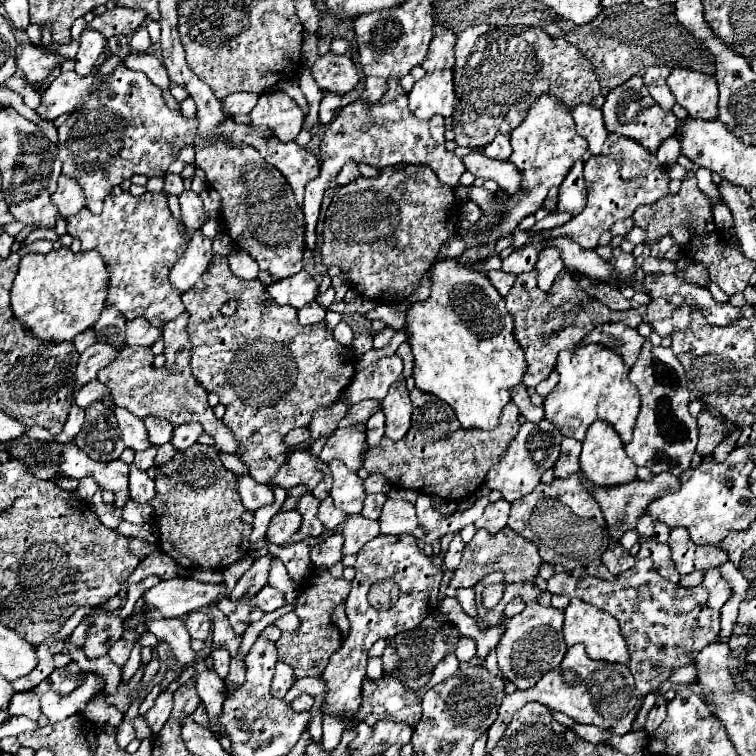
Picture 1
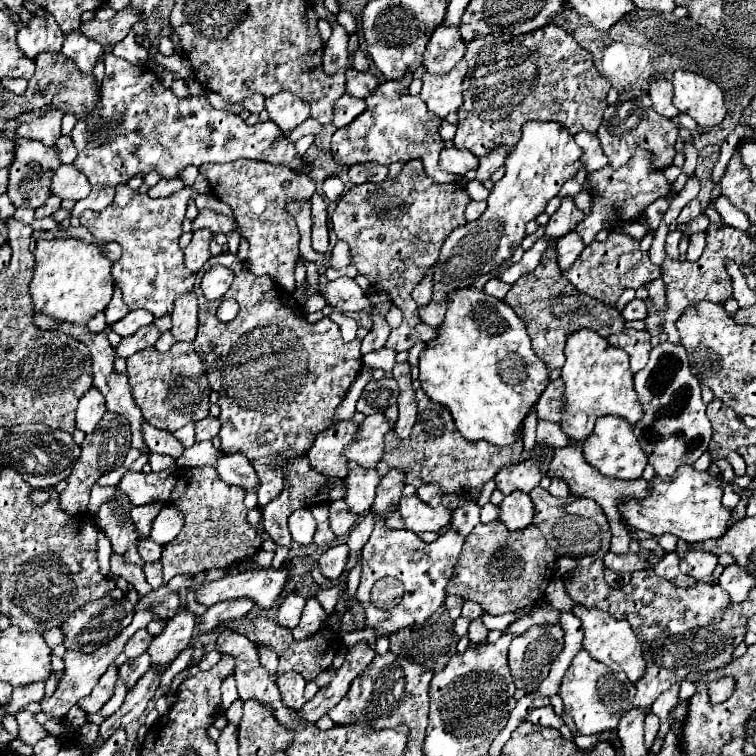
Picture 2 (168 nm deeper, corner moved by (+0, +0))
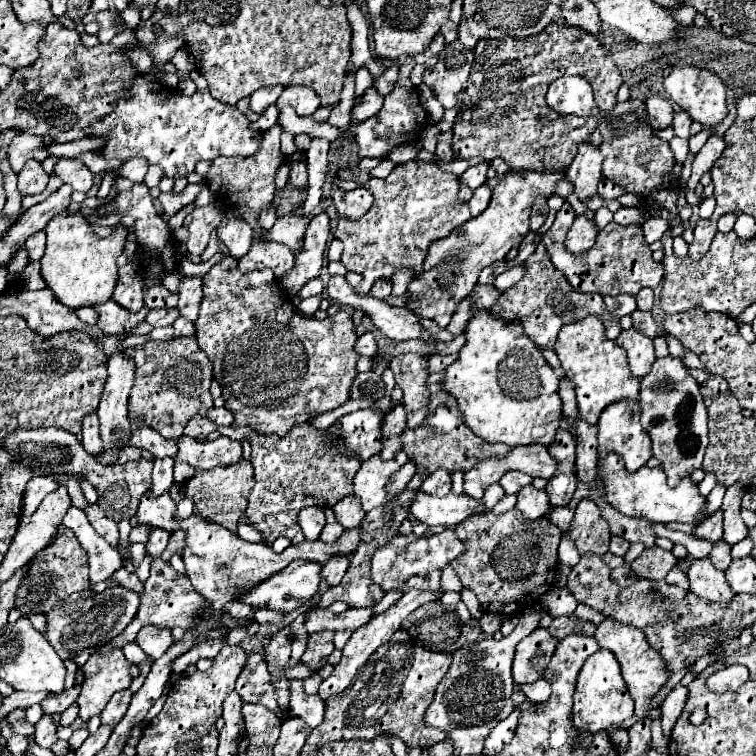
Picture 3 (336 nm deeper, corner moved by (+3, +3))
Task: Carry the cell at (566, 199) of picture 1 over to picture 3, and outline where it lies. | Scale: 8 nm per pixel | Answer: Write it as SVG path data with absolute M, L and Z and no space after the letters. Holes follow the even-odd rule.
M564 203L564 207L556 215L554 225L542 237L542 243L546 245L554 267L566 275L572 289L580 293L600 293L600 295L620 295L620 293L636 295L642 287L652 287L652 289L658 287L658 283L664 277L664 267L662 263L656 263L652 259L652 249L642 235L641 225L624 226L612 221L599 231L592 248L584 253L570 253L564 247L564 239L568 229L572 227L572 221L574 221L574 211L568 203Z

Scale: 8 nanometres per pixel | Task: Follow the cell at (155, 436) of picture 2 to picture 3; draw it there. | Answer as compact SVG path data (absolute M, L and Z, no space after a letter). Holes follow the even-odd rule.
M180 437L178 447L180 451L178 451L176 461L186 461L194 469L212 469L216 465L232 465L234 461L242 459L242 445L228 437L220 437L216 441L196 441L192 437Z

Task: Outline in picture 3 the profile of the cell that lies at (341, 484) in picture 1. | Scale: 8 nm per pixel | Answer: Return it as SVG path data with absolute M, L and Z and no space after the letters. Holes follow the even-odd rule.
M372 455L362 463L354 477L354 495L360 499L364 511L372 511L386 503L386 485L398 469L400 465L396 461L382 461L380 455Z

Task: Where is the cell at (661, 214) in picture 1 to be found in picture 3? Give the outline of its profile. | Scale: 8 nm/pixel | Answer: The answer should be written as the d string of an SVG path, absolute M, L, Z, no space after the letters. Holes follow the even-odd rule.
M674 109L674 135L676 137L682 137L682 139L688 139L690 137L690 123L692 119L682 111L682 109Z

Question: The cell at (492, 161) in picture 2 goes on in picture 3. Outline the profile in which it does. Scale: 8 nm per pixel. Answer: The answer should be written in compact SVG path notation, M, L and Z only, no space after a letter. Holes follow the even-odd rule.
M486 163L474 165L474 167L470 167L470 169L460 177L460 181L462 181L464 185L468 185L472 191L476 191L480 185L486 183L486 169L488 169Z

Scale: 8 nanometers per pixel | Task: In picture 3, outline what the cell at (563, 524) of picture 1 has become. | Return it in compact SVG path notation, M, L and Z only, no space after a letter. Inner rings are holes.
M582 499L578 503L568 535L576 543L580 555L584 553L604 555L608 551L608 543L612 537L608 521L602 517L600 509L592 499Z

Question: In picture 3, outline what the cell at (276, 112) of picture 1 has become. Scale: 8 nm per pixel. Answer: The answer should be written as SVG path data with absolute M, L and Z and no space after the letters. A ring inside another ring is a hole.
M286 87L284 93L276 101L278 109L292 105L300 117L310 117L320 107L320 97L310 87Z

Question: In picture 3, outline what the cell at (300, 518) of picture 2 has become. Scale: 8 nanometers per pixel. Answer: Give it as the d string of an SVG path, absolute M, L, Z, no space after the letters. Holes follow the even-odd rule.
M306 507L306 509L302 509L300 515L298 515L298 523L300 523L306 539L318 539L320 531L326 525L324 509L322 507Z

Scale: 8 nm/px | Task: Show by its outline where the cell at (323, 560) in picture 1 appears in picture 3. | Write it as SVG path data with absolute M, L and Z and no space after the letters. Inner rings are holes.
M334 557L332 561L328 561L328 563L324 565L322 577L326 579L326 583L328 583L330 587L334 587L334 585L338 585L338 583L342 581L348 565L350 565L350 559L346 559L346 557L342 557L342 559L340 559L340 557Z

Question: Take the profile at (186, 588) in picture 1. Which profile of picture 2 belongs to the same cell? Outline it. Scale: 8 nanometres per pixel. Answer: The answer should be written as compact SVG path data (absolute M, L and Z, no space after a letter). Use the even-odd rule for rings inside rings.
M253 570L233 572L221 580L197 582L193 586L195 600L205 606L213 606L231 598L251 598L261 608L275 606L275 598L281 594L287 580L285 570Z

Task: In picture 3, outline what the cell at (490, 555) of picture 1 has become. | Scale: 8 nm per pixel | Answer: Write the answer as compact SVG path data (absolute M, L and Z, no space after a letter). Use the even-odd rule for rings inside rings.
M518 509L502 515L472 515L468 521L456 525L454 533L464 543L464 551L450 565L462 585L476 593L484 611L504 617L516 615L528 611L530 605L540 603L540 599L552 589L562 531L546 517L528 521Z

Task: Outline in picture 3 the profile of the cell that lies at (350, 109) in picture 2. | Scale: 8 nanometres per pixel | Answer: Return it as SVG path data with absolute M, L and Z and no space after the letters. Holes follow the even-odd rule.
M370 87L364 93L364 97L356 103L356 107L352 109L352 119L354 121L366 121L366 119L374 117L374 113L382 109L382 103L384 103L384 97L380 93L376 93L374 87Z

